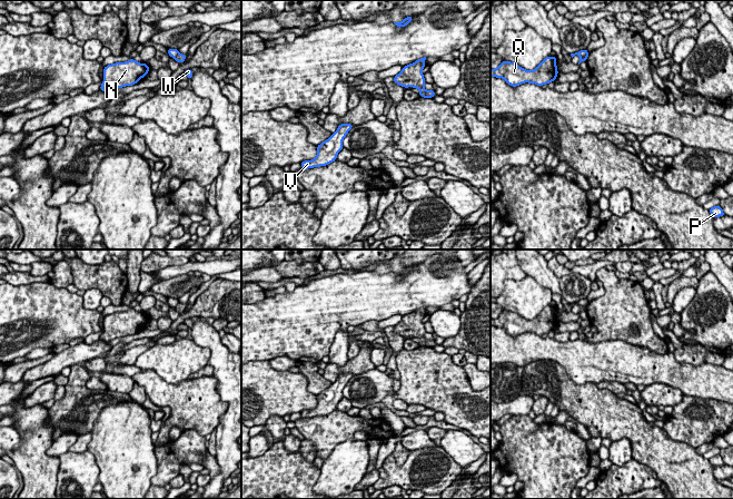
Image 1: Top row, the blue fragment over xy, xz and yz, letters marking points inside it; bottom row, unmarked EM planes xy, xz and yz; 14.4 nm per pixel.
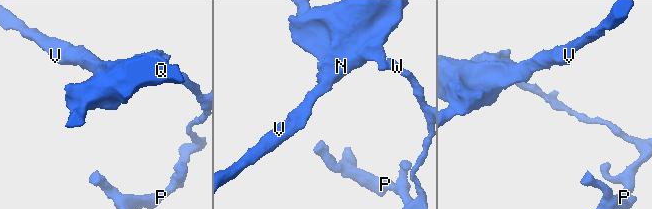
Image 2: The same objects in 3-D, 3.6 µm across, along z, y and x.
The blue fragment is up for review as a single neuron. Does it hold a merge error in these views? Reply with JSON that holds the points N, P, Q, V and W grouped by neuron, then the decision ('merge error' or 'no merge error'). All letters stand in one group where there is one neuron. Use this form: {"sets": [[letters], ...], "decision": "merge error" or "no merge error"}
{"sets": [["N", "Q", "V"], ["P", "W"]], "decision": "merge error"}

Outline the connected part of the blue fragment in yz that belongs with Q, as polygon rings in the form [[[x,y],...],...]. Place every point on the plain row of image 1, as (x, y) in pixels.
[[[547,305],[535,319],[526,320],[516,312],[503,310],[496,319],[491,319],[491,326],[503,327],[512,336],[525,332],[542,336],[555,331],[558,324],[556,311],[556,305]]]

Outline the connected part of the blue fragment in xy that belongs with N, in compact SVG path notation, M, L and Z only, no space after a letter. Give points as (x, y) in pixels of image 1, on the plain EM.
M129 309L125 312L116 312L103 317L103 332L100 340L110 342L111 340L132 335L146 326L150 317L147 313L140 313L135 309Z

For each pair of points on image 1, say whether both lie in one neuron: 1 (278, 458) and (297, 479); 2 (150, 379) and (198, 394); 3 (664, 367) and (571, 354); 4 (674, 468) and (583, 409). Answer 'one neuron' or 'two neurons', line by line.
1: one neuron
2: one neuron
3: one neuron
4: one neuron

